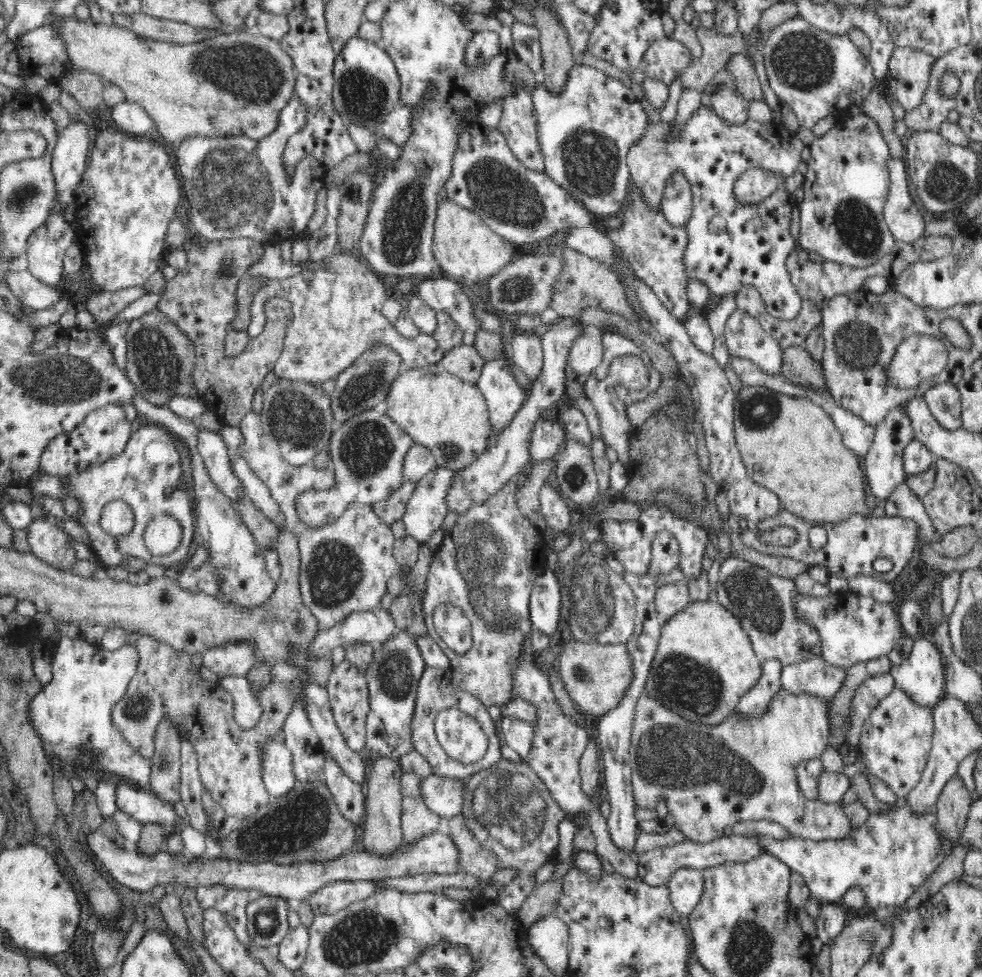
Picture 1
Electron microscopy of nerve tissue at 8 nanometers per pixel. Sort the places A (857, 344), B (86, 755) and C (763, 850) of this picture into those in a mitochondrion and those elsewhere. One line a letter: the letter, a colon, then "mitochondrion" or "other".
A: mitochondrion
B: mitochondrion
C: other

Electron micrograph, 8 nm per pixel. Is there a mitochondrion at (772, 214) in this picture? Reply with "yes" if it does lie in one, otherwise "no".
no

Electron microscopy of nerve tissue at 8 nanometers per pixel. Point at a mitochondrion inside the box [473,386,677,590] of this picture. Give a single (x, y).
(576, 478)

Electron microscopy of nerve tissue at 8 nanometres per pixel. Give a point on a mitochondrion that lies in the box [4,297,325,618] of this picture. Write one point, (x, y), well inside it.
(65, 380)

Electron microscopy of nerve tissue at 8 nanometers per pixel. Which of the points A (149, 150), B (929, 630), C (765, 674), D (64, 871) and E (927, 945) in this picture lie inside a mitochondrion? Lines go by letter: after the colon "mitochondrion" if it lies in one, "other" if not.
A: other
B: other
C: other
D: other
E: other

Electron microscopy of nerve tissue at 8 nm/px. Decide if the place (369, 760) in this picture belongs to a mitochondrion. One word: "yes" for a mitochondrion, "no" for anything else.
no

